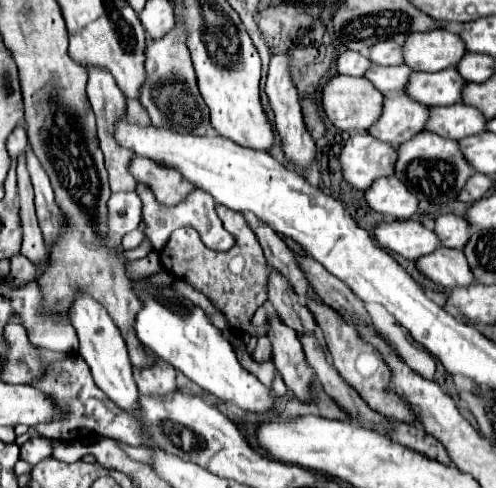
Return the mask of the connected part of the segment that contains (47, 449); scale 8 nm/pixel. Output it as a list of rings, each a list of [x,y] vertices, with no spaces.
[[[30,437],[22,447],[20,447],[20,459],[30,463],[30,465],[36,465],[38,461],[46,459],[52,455],[52,447],[50,447],[50,441],[46,439],[40,439],[40,437]]]

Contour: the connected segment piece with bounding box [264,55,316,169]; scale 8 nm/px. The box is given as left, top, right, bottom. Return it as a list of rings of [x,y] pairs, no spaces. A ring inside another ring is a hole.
[[[274,55],[270,59],[270,69],[268,69],[268,81],[266,81],[266,95],[270,99],[272,111],[274,111],[274,129],[280,137],[282,143],[282,151],[284,157],[298,169],[304,169],[308,165],[312,165],[314,157],[316,157],[316,147],[314,141],[310,137],[310,133],[306,131],[306,125],[302,121],[302,109],[300,109],[300,95],[292,83],[290,77],[290,61],[286,55]]]

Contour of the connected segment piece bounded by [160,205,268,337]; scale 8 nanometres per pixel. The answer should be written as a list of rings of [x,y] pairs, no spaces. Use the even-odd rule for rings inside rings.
[[[216,205],[216,213],[224,223],[224,229],[228,233],[232,233],[234,239],[236,239],[236,243],[230,251],[212,251],[200,241],[200,237],[194,229],[176,229],[172,233],[172,237],[168,239],[166,247],[162,249],[160,261],[166,267],[166,271],[170,271],[178,279],[190,283],[194,289],[198,289],[206,297],[210,297],[214,307],[218,307],[218,311],[224,313],[230,327],[236,327],[240,331],[248,331],[250,335],[256,335],[256,337],[266,335],[266,331],[268,331],[266,327],[250,325],[250,319],[252,319],[254,311],[268,299],[268,293],[266,293],[268,265],[266,265],[262,247],[258,245],[258,239],[256,239],[254,231],[248,227],[242,213],[234,213],[232,209],[226,209],[224,205]],[[234,255],[242,255],[246,259],[244,271],[240,275],[234,275],[228,269],[228,263]]]

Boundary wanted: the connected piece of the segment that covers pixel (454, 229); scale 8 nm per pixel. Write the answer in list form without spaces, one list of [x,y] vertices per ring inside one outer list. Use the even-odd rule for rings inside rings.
[[[438,215],[434,221],[434,233],[438,233],[440,245],[450,249],[462,249],[470,239],[470,223],[466,217]]]

